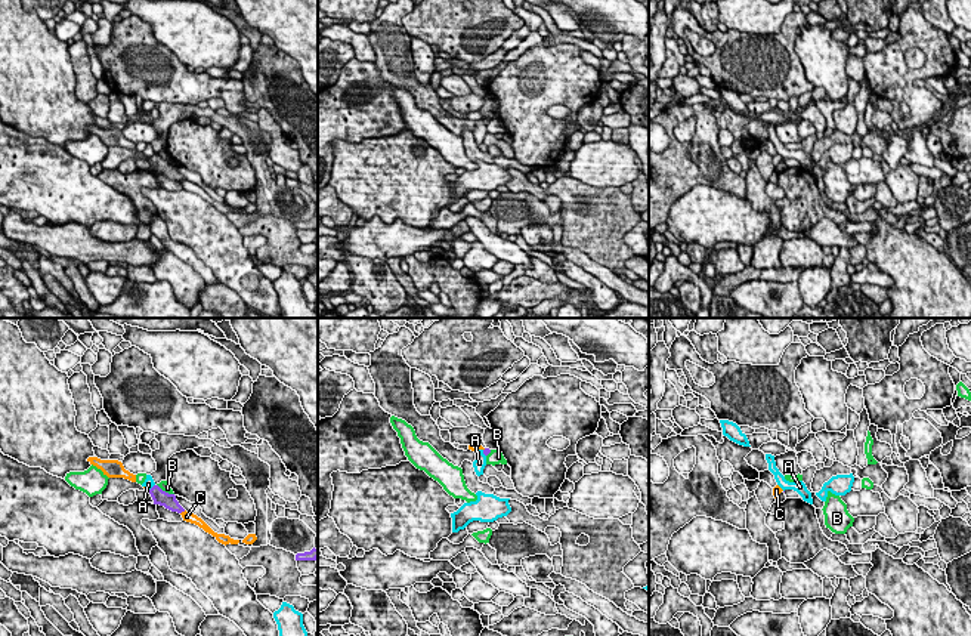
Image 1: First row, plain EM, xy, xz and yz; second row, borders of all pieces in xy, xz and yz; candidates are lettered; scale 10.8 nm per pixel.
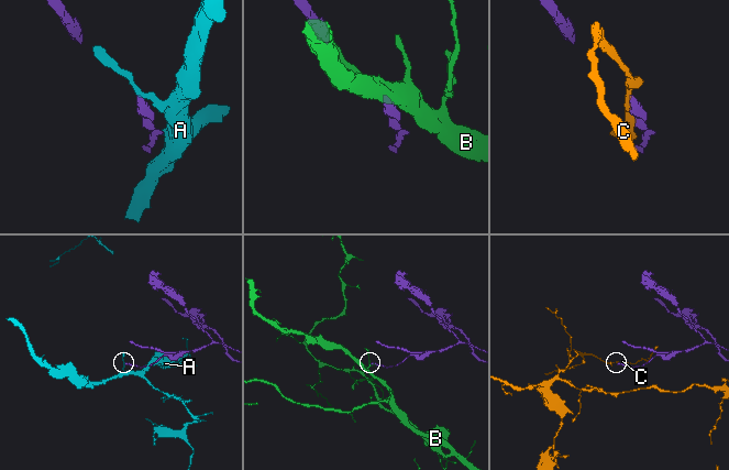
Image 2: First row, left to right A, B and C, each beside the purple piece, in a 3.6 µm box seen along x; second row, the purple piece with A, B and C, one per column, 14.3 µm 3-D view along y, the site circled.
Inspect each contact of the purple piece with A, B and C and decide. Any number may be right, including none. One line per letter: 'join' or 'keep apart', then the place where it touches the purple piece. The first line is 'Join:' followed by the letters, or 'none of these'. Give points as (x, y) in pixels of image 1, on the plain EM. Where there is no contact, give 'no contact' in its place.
Join: none of these
A: keep apart | xz (484, 122)
B: keep apart | xy (164, 160)
C: keep apart | xy (182, 179)

